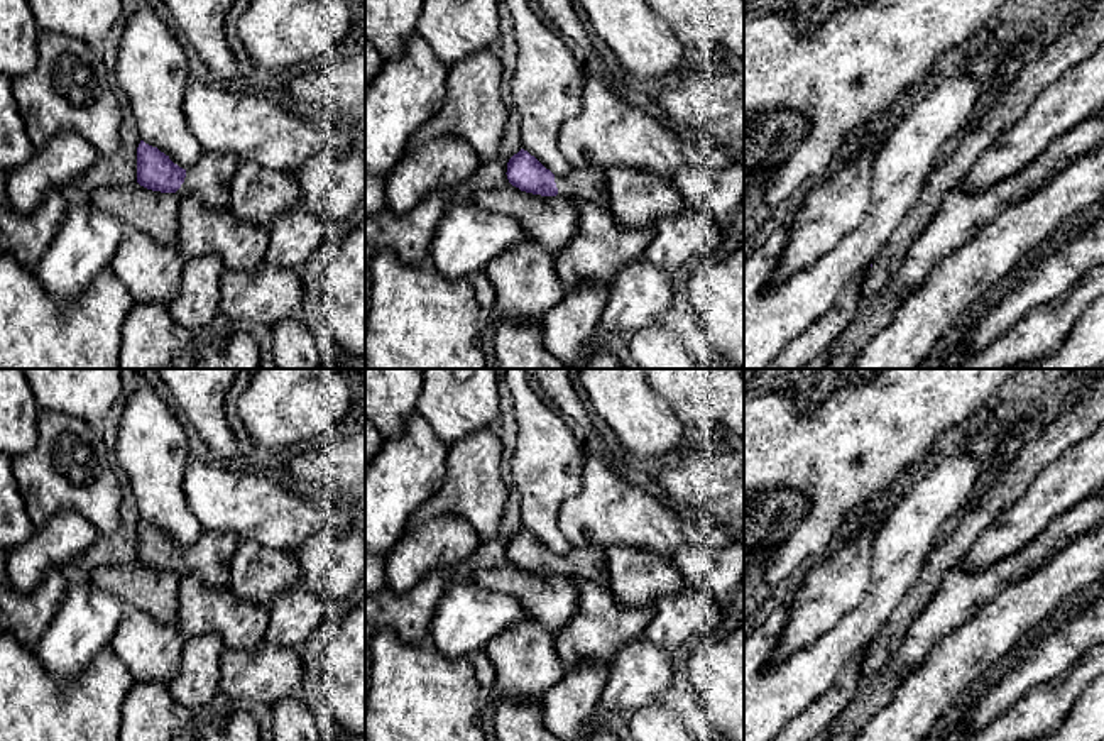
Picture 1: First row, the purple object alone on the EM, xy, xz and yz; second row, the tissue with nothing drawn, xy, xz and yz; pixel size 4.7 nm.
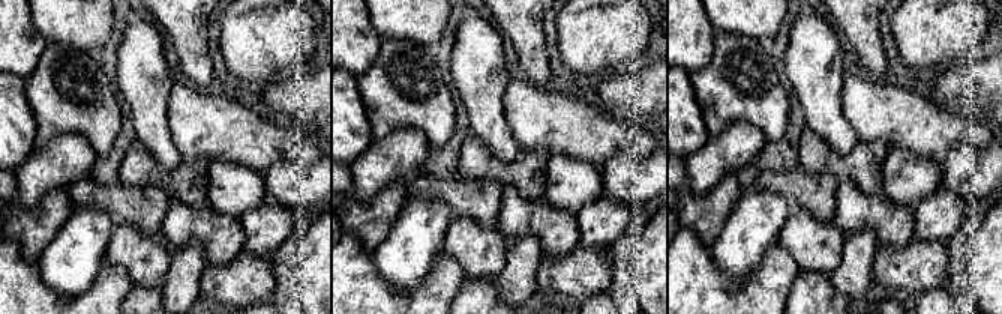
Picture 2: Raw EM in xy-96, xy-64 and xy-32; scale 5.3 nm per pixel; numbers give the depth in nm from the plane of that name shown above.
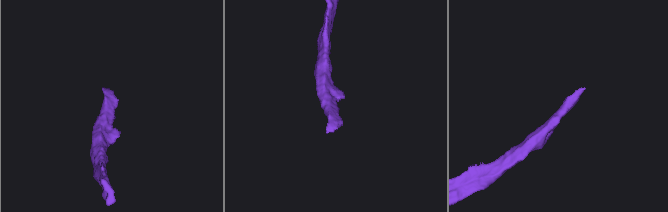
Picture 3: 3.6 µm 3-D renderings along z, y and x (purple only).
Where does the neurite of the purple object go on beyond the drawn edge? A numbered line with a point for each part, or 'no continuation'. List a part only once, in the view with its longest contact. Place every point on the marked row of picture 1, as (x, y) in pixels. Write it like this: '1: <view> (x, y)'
1: xy (210, 176)

